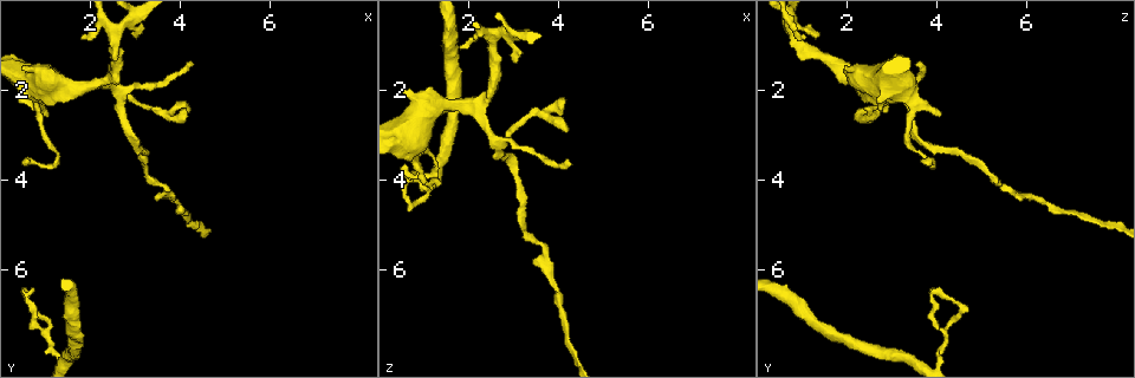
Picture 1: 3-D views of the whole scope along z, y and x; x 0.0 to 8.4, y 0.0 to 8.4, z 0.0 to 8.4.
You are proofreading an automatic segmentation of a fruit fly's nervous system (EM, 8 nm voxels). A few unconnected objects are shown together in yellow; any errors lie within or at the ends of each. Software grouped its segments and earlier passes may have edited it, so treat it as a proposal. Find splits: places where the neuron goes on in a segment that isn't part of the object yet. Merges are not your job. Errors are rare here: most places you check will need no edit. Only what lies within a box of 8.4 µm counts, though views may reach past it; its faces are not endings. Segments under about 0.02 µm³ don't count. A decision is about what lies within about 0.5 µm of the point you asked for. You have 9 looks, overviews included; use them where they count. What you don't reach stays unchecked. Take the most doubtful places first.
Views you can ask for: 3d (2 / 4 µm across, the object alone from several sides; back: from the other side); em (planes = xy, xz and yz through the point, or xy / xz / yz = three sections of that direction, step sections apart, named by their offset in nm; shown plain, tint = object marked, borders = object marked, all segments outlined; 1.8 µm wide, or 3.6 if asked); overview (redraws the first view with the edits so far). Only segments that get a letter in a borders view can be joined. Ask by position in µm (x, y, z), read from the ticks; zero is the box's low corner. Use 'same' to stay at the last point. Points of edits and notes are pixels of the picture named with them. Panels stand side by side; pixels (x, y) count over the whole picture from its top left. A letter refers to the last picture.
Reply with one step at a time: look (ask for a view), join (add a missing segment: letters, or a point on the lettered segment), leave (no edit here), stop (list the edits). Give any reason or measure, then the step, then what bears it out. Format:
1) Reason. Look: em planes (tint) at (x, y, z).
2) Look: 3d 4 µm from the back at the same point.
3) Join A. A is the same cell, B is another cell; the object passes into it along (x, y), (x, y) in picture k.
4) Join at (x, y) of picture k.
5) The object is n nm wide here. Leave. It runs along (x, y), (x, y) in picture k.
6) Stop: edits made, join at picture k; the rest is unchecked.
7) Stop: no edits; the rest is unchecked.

Tapers out. Look: em planes (tint) at (4.10, 2.45, 2.25).

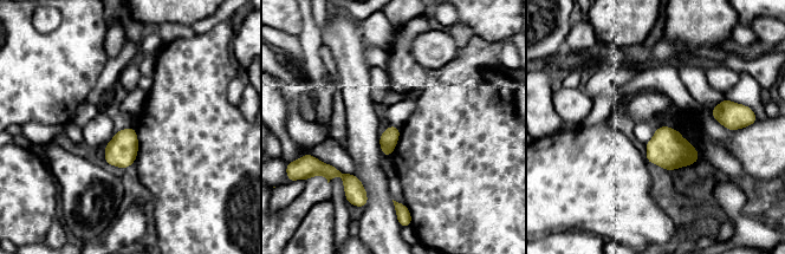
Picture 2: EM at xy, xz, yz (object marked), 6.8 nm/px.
Look: em planes (borders) at the same point.

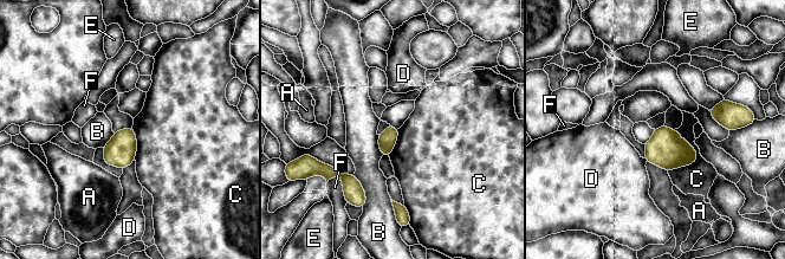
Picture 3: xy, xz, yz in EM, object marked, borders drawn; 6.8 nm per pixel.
The longest contact is with C, 300 nm. Leave. A, B, C, D, E and F are other cells; a border runs along (674, 129), (698, 159), (668, 172) in picture 3; none of them fits.

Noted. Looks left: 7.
Sudden change in width. Look: 3d 4 µm at (0.90, 1.85, 2.75).

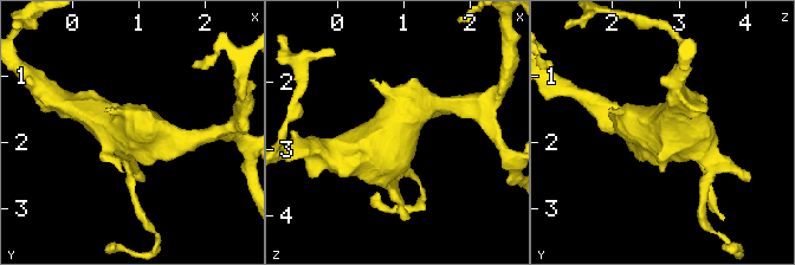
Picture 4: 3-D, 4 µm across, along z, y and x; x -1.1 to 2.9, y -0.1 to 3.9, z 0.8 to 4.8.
Need the tissue. Look: em 3.6 µm planes (tint) at (0.90, 1.85, 2.70).

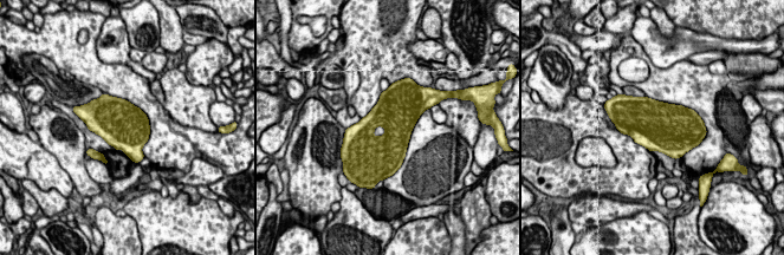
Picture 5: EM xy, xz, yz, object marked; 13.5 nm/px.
Look: em 3.6 µm planes (borders) at the same point.

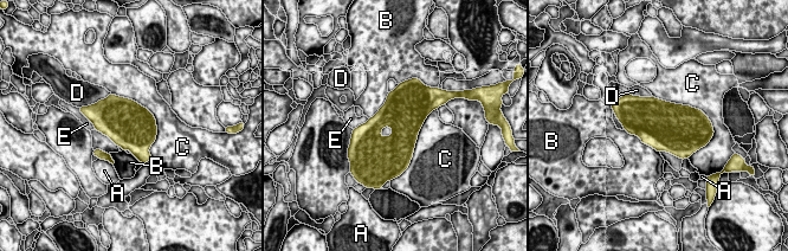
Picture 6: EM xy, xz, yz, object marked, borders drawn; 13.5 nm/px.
Leave. A, B, C, D and E are other cells; a border runs along (368, 118), (355, 128) in picture 6; no lettered segment goes on from it.

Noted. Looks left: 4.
An open end. Look: 3d 2 µm at (1.85, 0.85, 1.05).

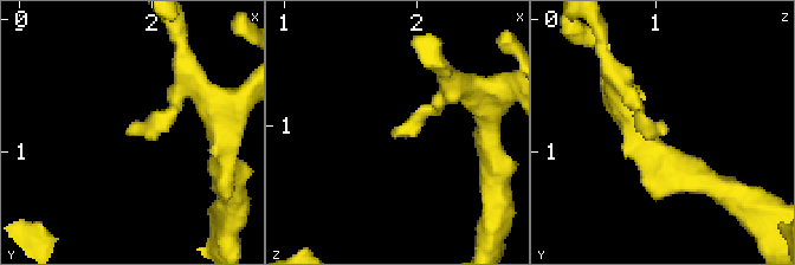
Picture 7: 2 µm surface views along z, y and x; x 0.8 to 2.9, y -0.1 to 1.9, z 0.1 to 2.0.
Look: em xz step 16 (tint) at (1.80, 0.86, 1.08).

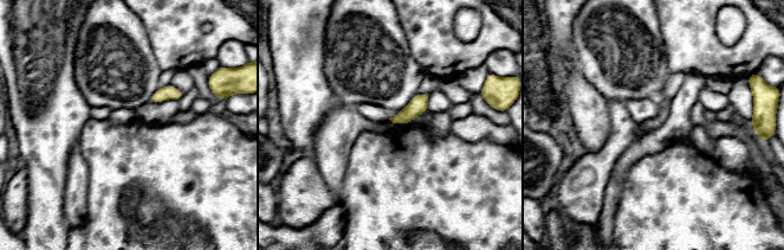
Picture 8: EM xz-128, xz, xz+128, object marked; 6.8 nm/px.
Another direction. Look: em planes (borders) at the same point.

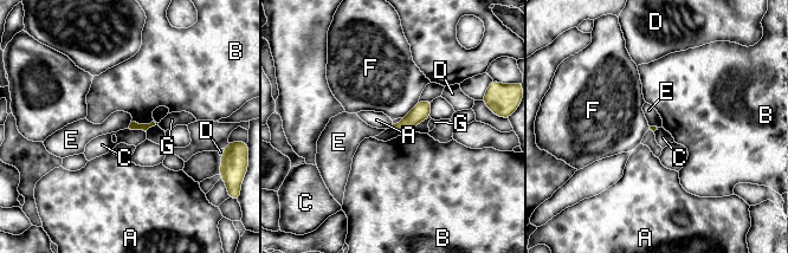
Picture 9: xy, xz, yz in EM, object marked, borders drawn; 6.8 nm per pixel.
The longest contact is with B, 180 nm. Leave. A, B, C, D, E, F and G are other cells; a border runs along (128, 128), (146, 133) in picture 9; none of them fits.

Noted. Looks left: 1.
Stop: no edits; the rest is unchecked.

